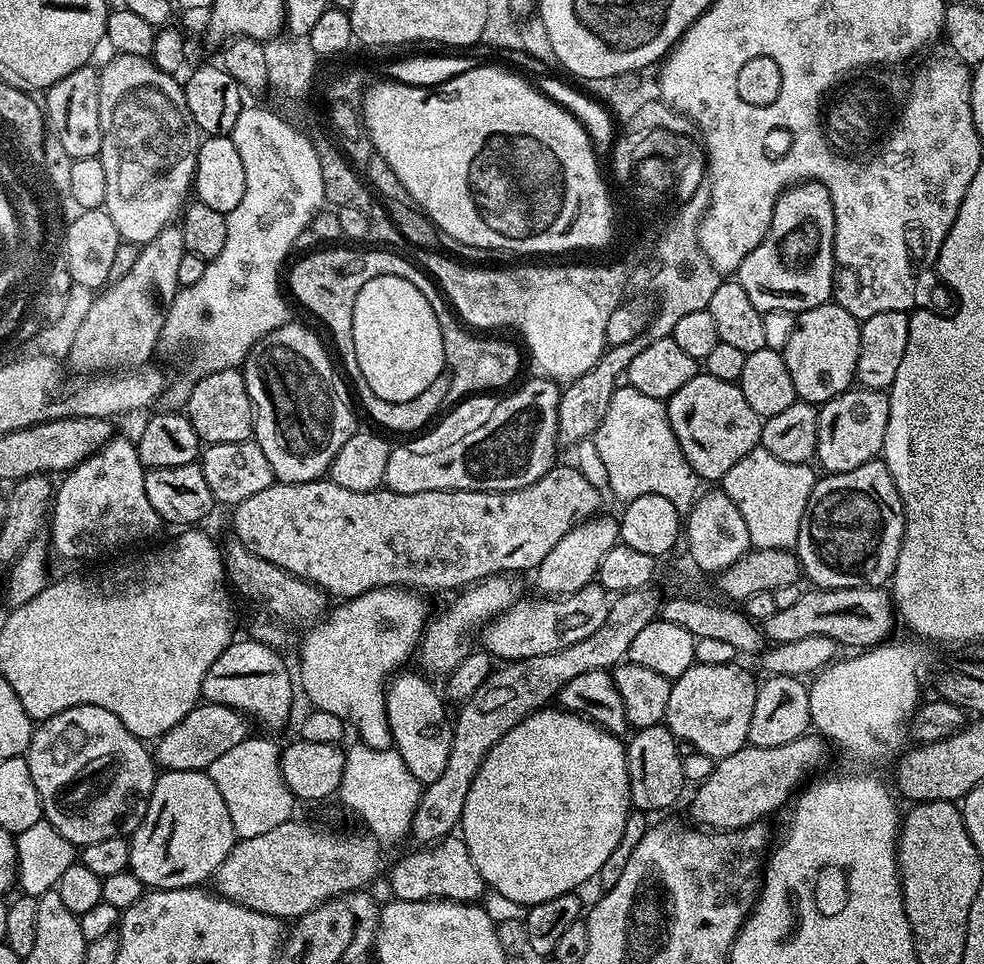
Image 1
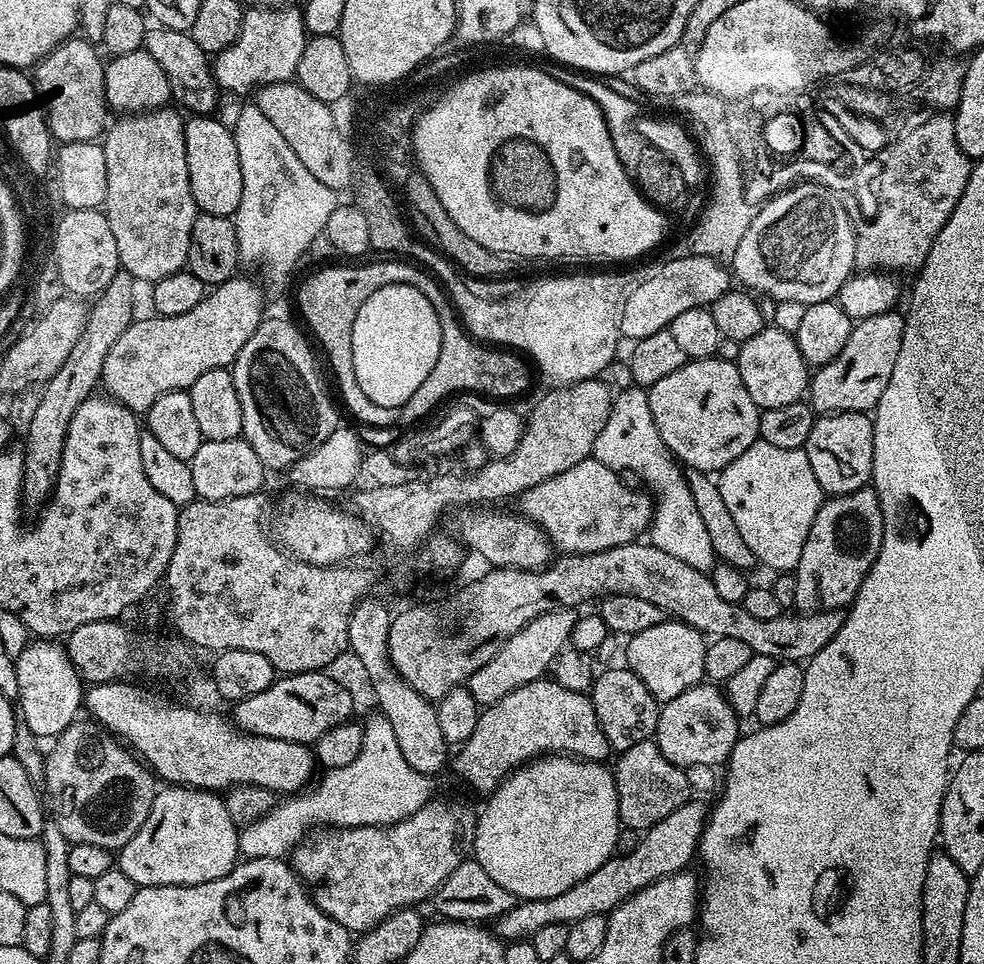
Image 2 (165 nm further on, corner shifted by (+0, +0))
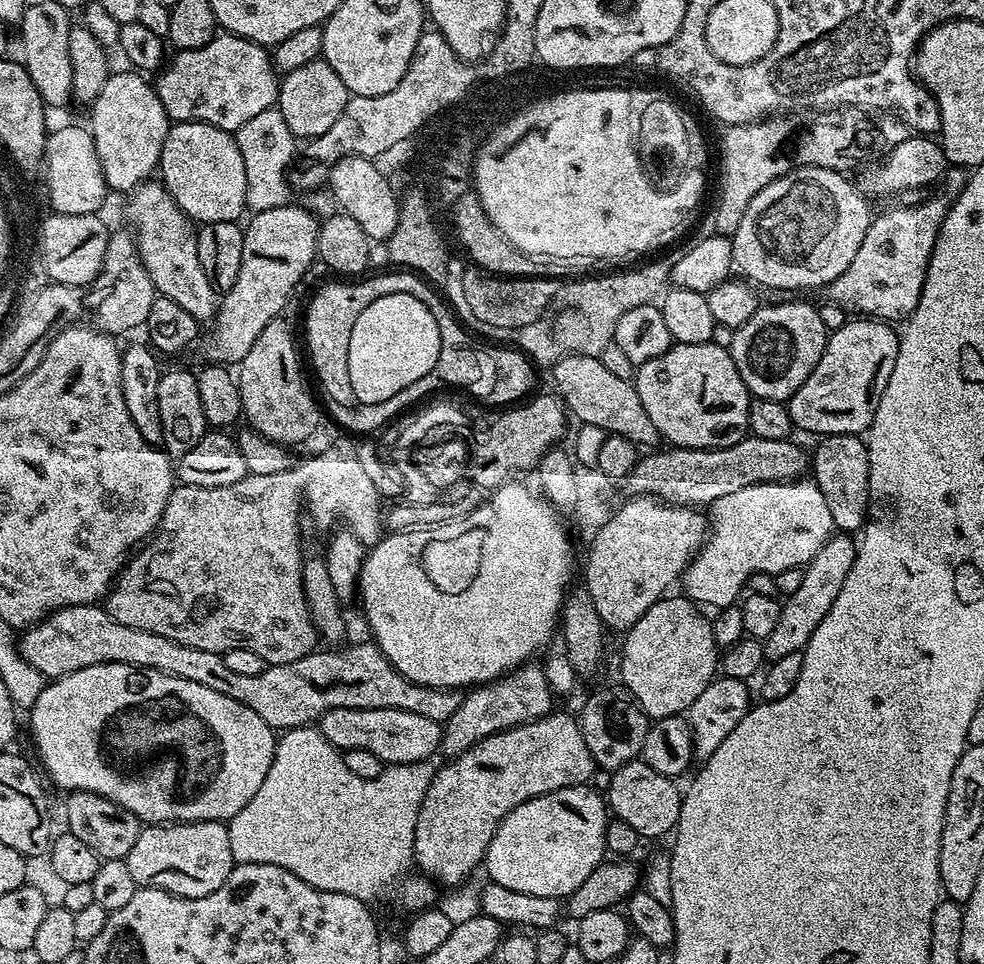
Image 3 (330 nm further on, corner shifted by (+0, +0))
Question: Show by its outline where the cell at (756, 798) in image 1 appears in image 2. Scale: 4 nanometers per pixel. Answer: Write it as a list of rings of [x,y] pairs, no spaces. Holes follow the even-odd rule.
[[[689,798],[674,814],[666,814],[662,822],[650,826],[641,835],[637,848],[623,854],[613,854],[611,858],[590,878],[578,882],[566,894],[558,894],[554,898],[534,898],[516,903],[506,914],[497,916],[494,921],[494,932],[501,941],[511,942],[523,940],[538,934],[542,926],[555,924],[573,924],[578,918],[590,918],[590,914],[607,914],[626,898],[630,898],[638,890],[650,886],[676,872],[683,872],[694,860],[700,847],[700,836],[704,833],[706,823],[706,804],[700,798]]]

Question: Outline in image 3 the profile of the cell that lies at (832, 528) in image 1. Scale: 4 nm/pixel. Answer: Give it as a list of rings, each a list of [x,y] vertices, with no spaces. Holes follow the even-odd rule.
[[[833,534],[824,543],[822,550],[814,554],[814,558],[803,569],[802,586],[798,586],[798,590],[794,590],[794,594],[783,601],[774,634],[763,641],[764,654],[769,661],[786,658],[786,654],[801,651],[806,642],[810,642],[810,634],[814,634],[818,622],[826,618],[826,610],[834,606],[838,590],[842,590],[842,582],[846,582],[846,574],[850,574],[850,566],[854,566],[856,545],[857,541],[851,535]]]

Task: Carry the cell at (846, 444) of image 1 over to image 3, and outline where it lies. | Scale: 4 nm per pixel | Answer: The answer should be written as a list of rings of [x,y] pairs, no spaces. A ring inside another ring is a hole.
[[[838,434],[825,436],[810,456],[810,476],[816,481],[826,506],[830,506],[833,529],[844,534],[856,534],[868,519],[868,487],[870,486],[870,462],[868,446],[860,436]]]

